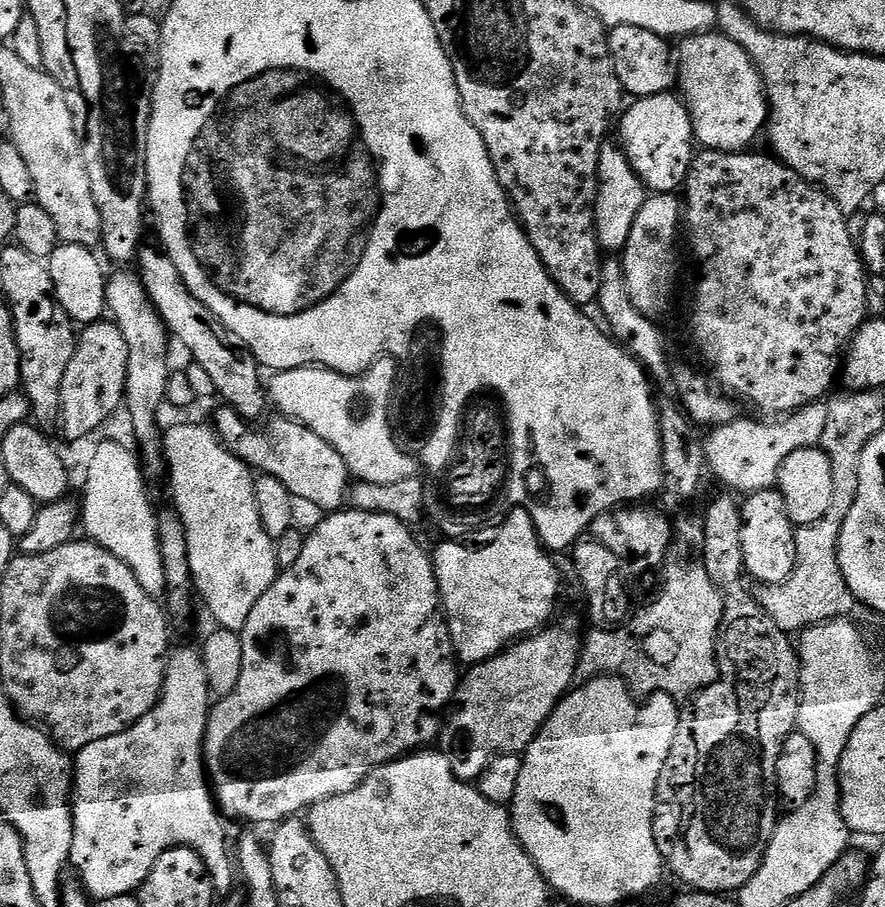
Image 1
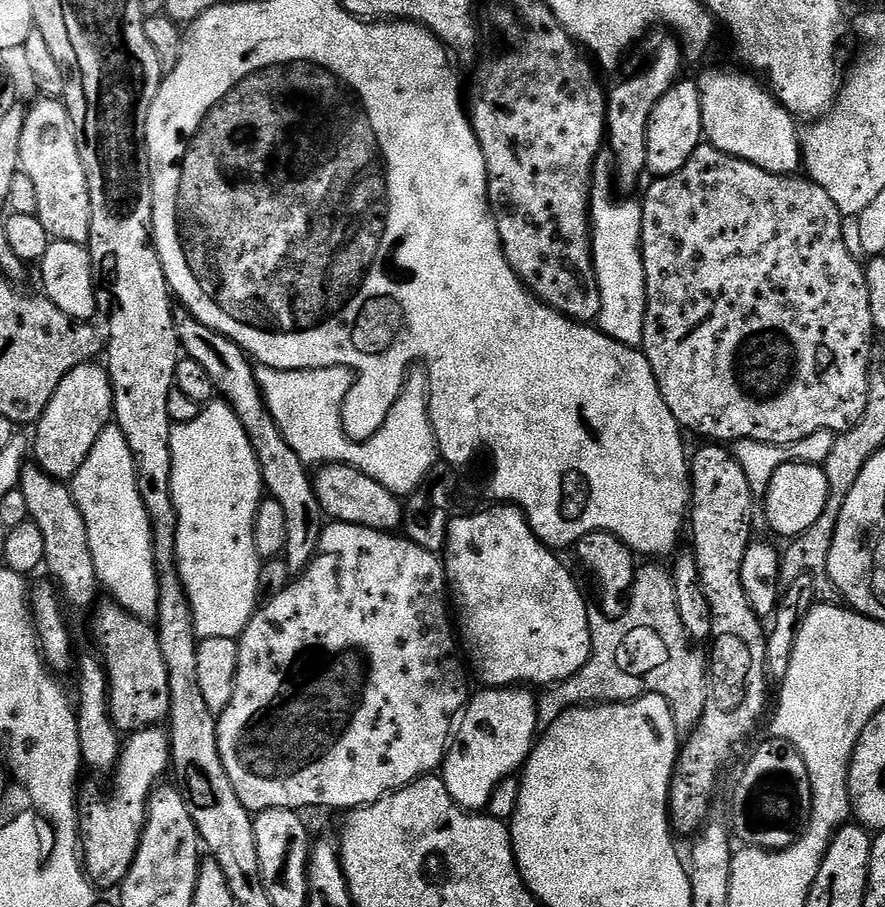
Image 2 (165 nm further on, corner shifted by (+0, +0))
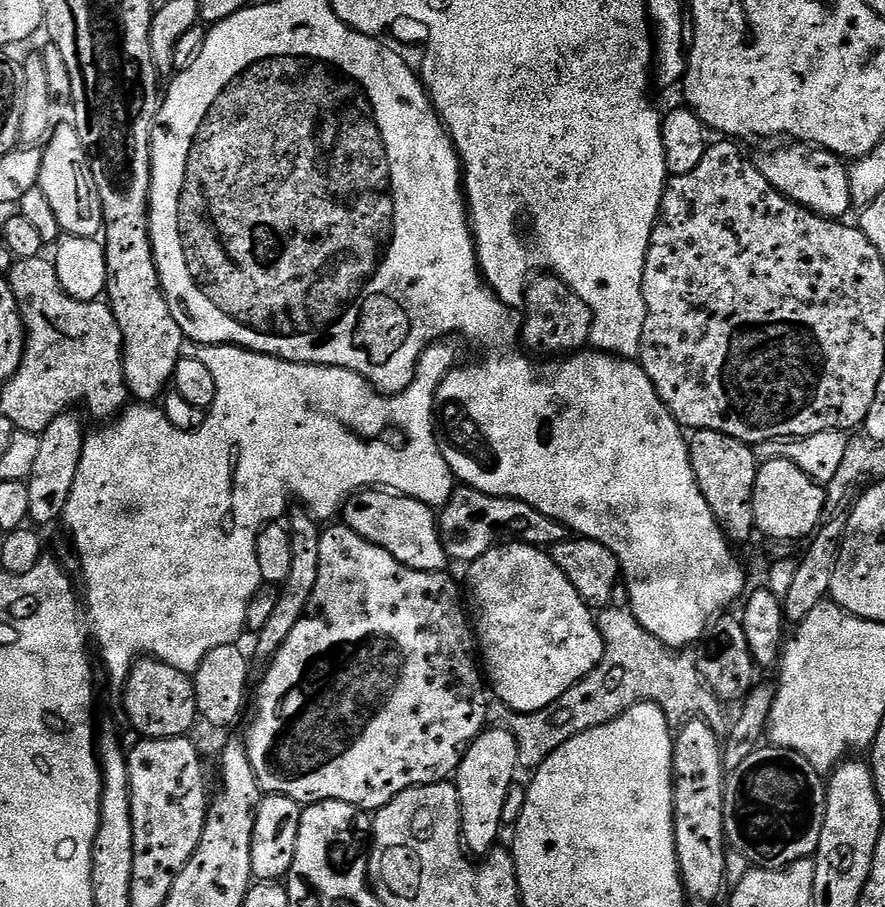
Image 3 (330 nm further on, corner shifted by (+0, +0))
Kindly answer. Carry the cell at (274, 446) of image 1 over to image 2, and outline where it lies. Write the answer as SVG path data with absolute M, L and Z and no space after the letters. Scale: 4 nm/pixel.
M326 464L315 473L314 483L318 502L329 521L342 524L361 524L379 532L395 533L404 518L404 504L395 492L386 490L374 478L362 474L349 464Z

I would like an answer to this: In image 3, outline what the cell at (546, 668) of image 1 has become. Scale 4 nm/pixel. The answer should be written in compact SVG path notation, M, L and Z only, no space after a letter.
M503 726L492 727L485 727L480 737L468 747L462 762L456 767L454 773L454 783L458 790L458 802L460 803L460 830L464 847L476 858L487 856L493 848L497 847L499 840L496 839L499 838L500 831L502 831L500 823L502 805L506 803L506 794L510 790L510 786L517 783L516 768L519 769L521 767L520 751L518 750L518 742L514 738L514 734Z

